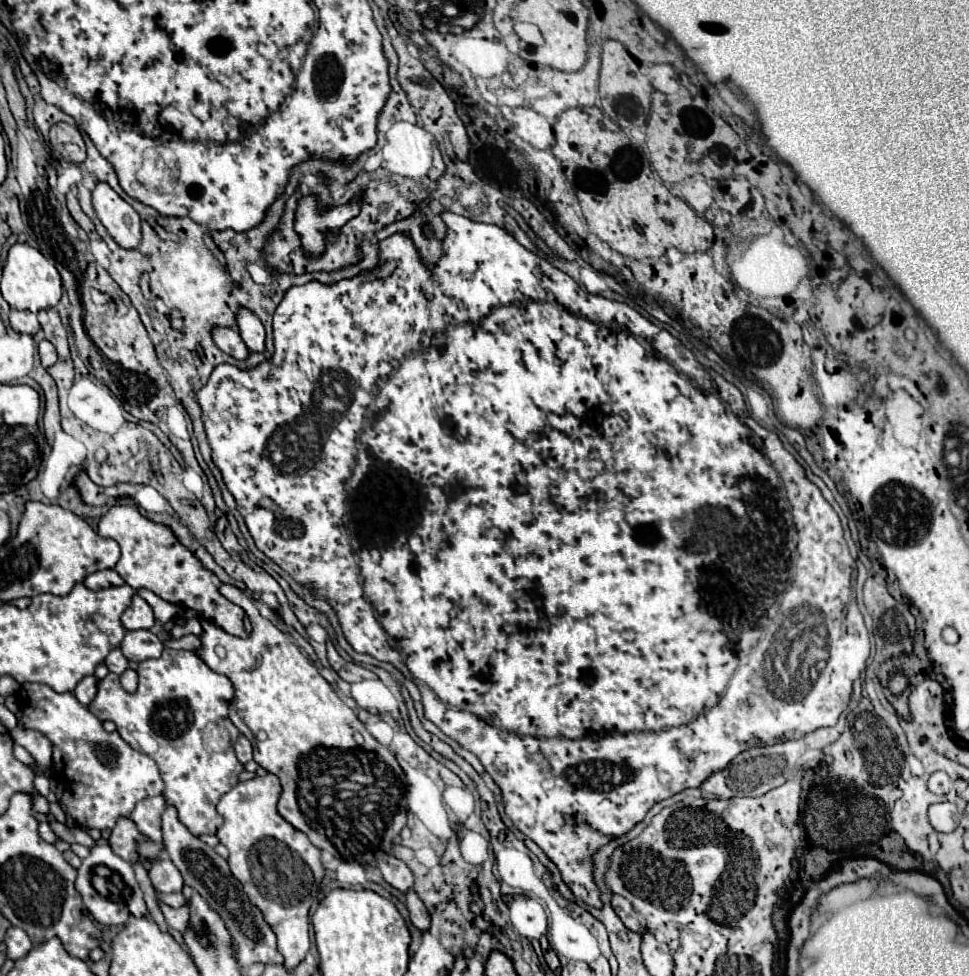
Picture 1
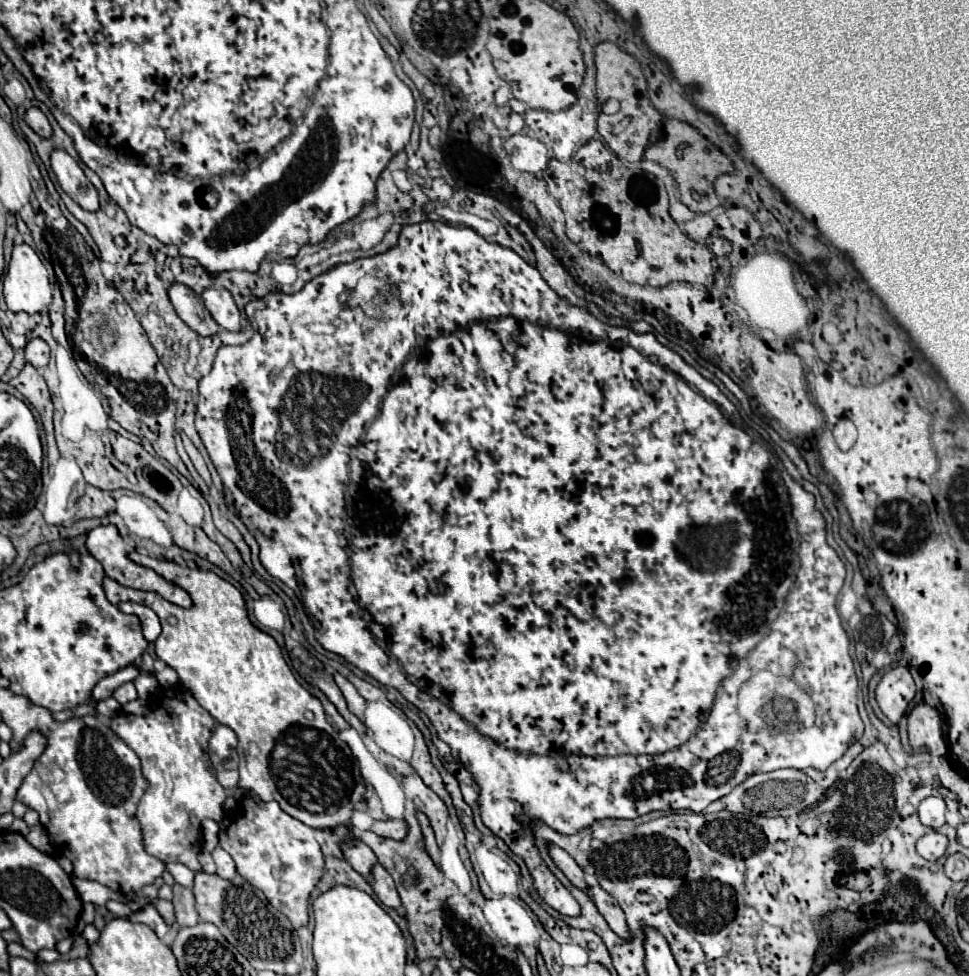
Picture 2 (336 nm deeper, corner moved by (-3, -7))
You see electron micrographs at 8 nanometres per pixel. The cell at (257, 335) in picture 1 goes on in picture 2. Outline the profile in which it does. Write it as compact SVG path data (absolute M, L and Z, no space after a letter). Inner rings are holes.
M205 289L201 295L213 319L227 331L241 331L241 313L227 289Z

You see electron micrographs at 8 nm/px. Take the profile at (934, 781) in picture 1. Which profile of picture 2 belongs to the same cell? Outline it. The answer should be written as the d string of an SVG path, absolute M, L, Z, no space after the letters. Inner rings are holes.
M927 797L921 801L919 805L919 819L923 825L931 827L931 829L939 829L941 825L945 825L945 811L947 805L943 801L943 797Z

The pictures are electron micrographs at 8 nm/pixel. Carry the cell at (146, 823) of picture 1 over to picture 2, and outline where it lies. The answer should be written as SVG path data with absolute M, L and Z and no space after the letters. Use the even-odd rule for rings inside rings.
M167 863L165 867L167 867L167 871L175 877L175 881L177 881L179 885L191 887L191 881L193 881L193 875L195 875L191 869L187 869L183 863Z

